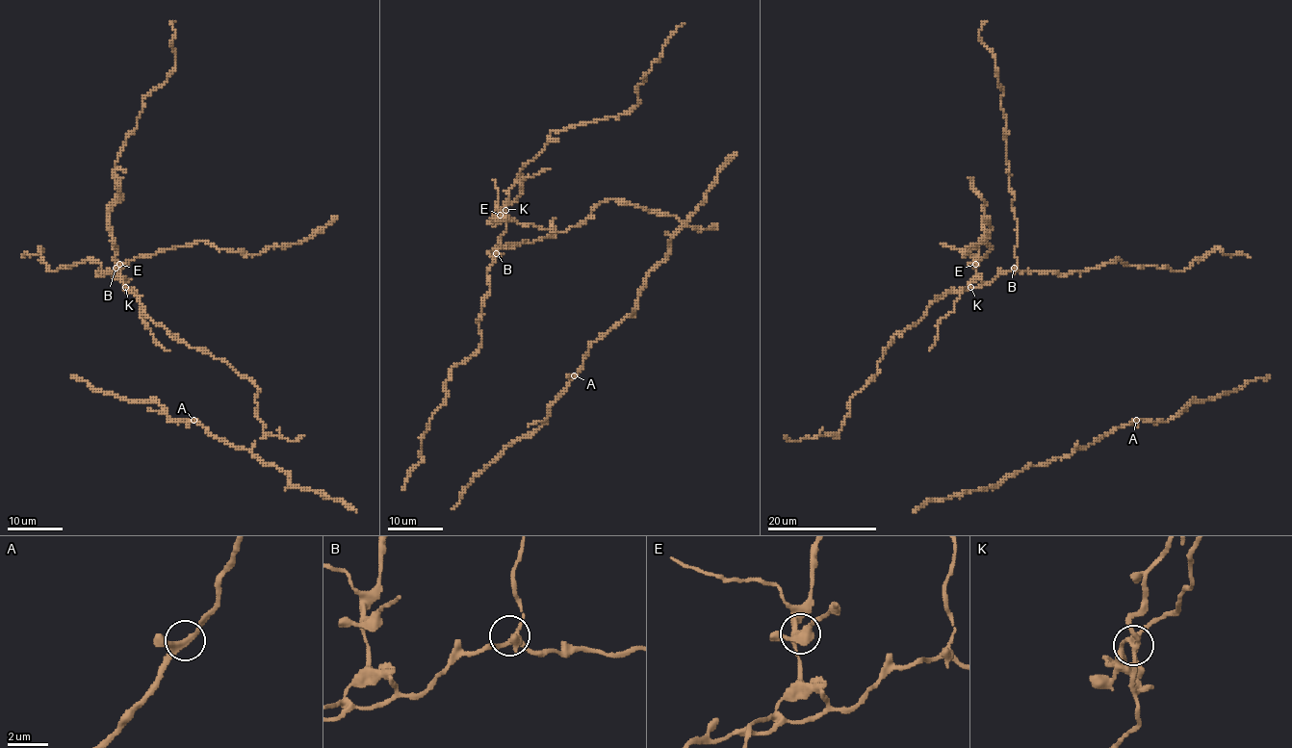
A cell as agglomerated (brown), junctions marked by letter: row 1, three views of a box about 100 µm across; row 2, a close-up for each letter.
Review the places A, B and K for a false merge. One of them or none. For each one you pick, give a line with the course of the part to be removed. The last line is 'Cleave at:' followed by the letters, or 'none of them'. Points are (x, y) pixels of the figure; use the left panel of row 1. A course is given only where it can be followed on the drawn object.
K: course (125, 287), (119, 265), (141, 255), (198, 242), (261, 254), (315, 236), (336, 216)
Cleave at: K

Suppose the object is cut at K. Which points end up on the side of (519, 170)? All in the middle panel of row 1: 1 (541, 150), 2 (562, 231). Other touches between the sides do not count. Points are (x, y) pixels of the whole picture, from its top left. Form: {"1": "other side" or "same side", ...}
{"1": "same side", "2": "other side"}

